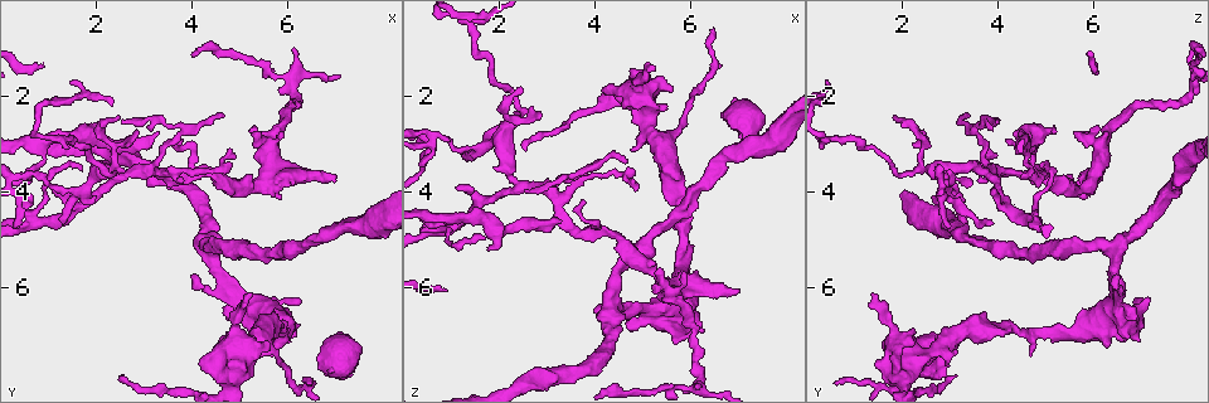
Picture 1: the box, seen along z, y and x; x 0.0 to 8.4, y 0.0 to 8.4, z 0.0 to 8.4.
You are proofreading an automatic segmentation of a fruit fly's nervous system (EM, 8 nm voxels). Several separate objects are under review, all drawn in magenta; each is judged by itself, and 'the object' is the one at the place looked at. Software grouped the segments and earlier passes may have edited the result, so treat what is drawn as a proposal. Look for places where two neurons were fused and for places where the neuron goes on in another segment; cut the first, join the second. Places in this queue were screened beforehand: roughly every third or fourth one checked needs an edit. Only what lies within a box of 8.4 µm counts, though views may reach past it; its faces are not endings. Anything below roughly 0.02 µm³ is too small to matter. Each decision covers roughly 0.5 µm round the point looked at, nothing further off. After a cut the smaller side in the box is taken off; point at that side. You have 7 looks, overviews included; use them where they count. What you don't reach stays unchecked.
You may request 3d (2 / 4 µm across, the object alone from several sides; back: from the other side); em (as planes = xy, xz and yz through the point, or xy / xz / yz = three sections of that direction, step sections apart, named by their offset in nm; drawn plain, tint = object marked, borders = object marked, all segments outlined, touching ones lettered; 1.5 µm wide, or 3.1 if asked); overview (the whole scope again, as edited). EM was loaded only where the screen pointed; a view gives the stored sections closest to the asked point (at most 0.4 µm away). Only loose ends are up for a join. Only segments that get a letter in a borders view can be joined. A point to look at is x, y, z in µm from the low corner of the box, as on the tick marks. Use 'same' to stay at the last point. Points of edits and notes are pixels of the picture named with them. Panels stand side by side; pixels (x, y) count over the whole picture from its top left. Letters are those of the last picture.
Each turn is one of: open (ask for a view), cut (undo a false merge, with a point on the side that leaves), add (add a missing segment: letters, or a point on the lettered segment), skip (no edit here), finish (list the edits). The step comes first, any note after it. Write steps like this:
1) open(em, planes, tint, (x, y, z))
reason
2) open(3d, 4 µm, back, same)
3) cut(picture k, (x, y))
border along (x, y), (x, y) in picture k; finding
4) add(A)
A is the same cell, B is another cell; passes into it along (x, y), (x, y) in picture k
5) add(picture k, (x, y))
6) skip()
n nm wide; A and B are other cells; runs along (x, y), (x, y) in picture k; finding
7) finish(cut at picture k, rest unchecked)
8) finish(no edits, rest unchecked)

open(3d, 4 µm, (2.50, 3.65, 3.85))
three-way junction

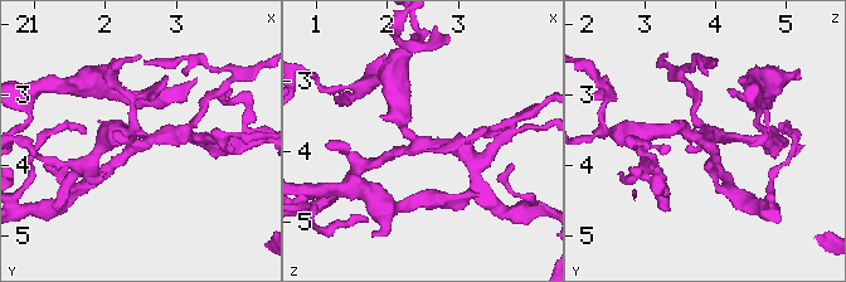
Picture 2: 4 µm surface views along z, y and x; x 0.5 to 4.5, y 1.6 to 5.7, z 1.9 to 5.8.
open(em, yz, step 4, tint, (2.45, 3.65, 3.85))
3 arms; need the tissue

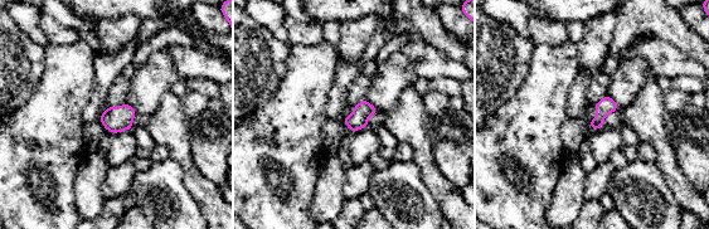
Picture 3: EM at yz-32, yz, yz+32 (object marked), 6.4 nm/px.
open(em, planes, borders, same)

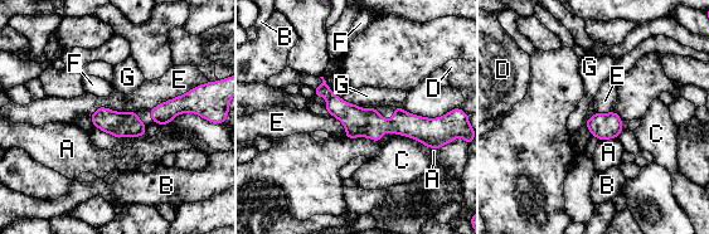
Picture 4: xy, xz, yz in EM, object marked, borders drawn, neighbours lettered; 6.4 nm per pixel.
skip()
A, B, C, D, E, F and G are other cells; border along (197, 86), (149, 108) in picture 4; continuous, no second neuron

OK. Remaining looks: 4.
open(3d, 4 µm, (5.55, 3.15, 6.15))
three-way junction

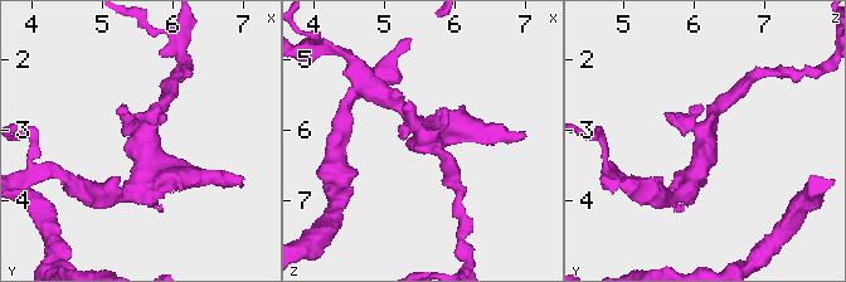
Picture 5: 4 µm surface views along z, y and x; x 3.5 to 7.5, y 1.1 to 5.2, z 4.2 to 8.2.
open(em, xz, step 8, tint, (5.55, 3.15, 6.20))

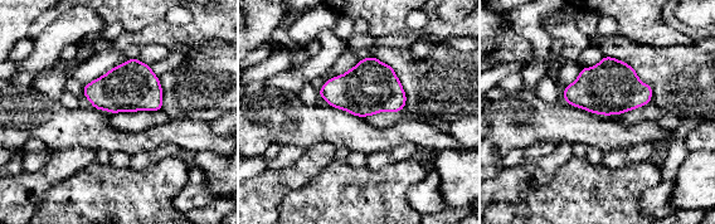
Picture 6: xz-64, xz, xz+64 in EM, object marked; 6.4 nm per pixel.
open(em, planes, borders, same)

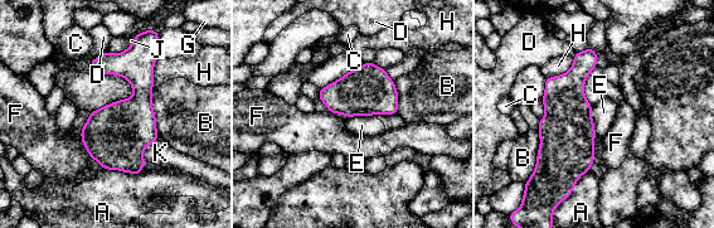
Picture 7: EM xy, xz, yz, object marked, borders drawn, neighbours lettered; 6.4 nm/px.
skip()
A, B, C, D, E, F, G, H, J and K are other cells; runs along (589, 52), (567, 91), (562, 190) in picture 7; all the same neuron

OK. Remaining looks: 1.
open(em, planes, borders, (2.90, 2.70, 2.50))

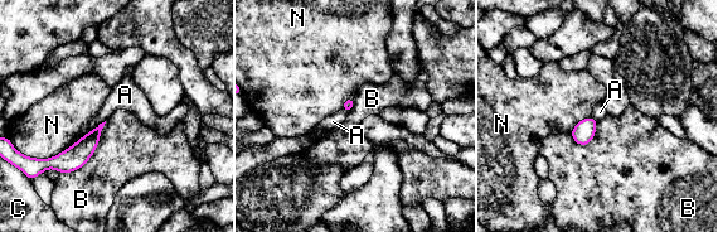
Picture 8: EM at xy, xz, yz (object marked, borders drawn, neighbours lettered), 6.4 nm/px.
skip()
A, B, C and N are other cells; border along (106, 121), (92, 155), (61, 173) in picture 8; no lettered segment goes on from it

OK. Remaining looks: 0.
finish(no edits, rest unchecked)

